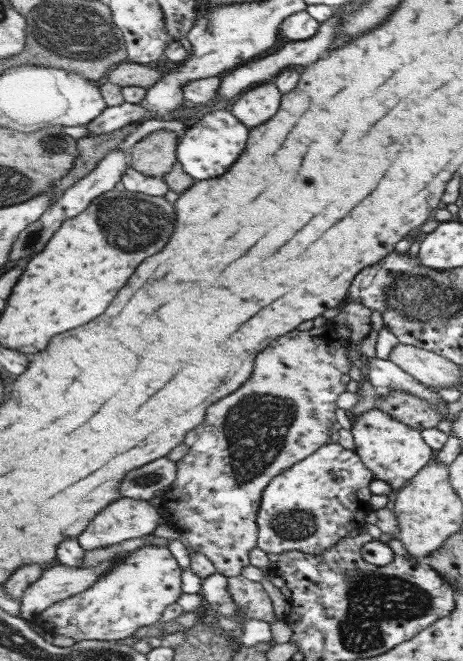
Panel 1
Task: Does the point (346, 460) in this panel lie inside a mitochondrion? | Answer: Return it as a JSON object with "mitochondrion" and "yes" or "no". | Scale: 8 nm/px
{"mitochondrion":"no"}

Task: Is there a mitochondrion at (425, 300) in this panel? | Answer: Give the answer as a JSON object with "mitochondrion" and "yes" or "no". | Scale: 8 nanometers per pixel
{"mitochondrion":"yes"}

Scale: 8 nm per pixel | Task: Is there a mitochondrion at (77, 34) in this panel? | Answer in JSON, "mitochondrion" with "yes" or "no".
{"mitochondrion":"yes"}

